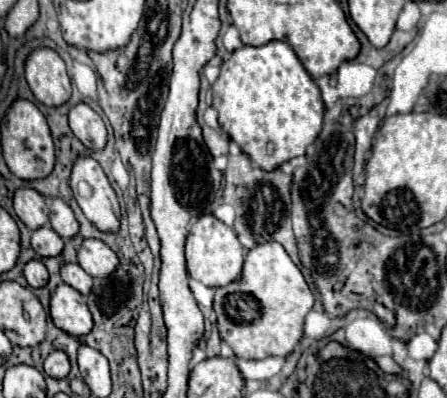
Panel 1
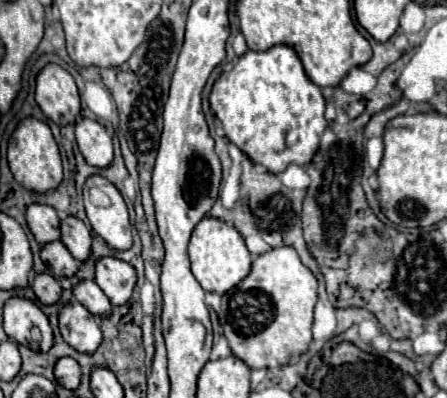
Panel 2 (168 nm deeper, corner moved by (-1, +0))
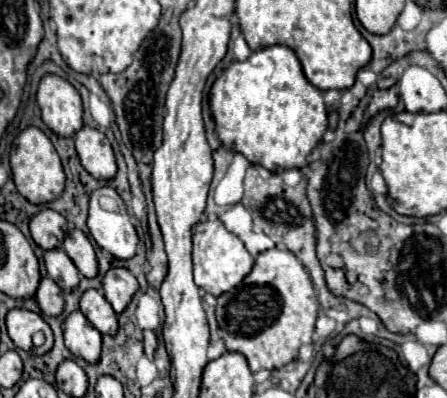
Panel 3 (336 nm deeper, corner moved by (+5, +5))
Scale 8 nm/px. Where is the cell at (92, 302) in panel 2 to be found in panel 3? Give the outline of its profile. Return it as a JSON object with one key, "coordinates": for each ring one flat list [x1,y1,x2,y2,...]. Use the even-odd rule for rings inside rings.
{"coordinates":[[86,290,80,300,80,310,88,322,102,334,116,334,118,316,112,310,110,302,98,290]]}

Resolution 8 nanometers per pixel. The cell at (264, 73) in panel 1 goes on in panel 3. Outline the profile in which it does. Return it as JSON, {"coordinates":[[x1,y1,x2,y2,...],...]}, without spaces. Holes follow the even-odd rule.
{"coordinates":[[280,44,256,50,244,62,232,62,210,88,210,110,220,142,272,174,308,166,310,152,328,130,322,92,306,80,296,54]]}

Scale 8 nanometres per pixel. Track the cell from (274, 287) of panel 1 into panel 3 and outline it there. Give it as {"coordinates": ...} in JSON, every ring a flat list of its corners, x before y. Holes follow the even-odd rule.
{"coordinates":[[278,248,258,254,252,272,242,280,240,286,218,296,218,306,216,306,216,318,218,318,222,338,226,340,226,348,230,352,244,354,252,372,262,370,262,368,276,370,296,360,300,346,312,344,312,334,314,334,318,312,320,312,320,304,318,304,318,298,316,298,316,292,314,292,314,286,306,268,290,250,278,250]]}

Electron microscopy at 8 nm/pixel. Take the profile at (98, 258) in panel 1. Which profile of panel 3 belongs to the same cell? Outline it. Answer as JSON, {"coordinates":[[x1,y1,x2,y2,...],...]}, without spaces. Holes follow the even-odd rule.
{"coordinates":[[114,268,108,270,104,280,102,280,102,290,106,300,112,304,114,312,120,314,132,300,132,296,140,290,138,280,134,278,134,274,130,274,126,268]]}

